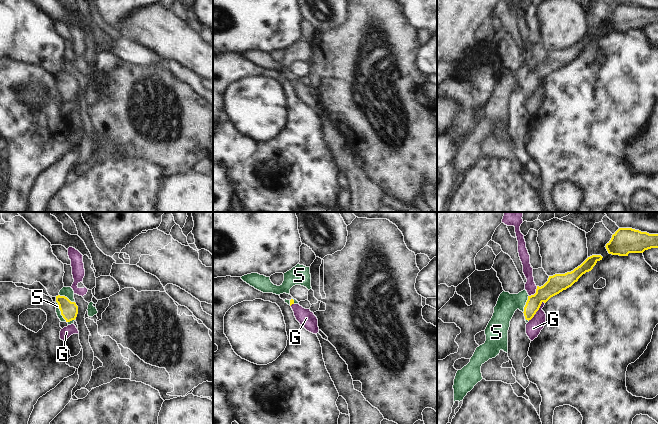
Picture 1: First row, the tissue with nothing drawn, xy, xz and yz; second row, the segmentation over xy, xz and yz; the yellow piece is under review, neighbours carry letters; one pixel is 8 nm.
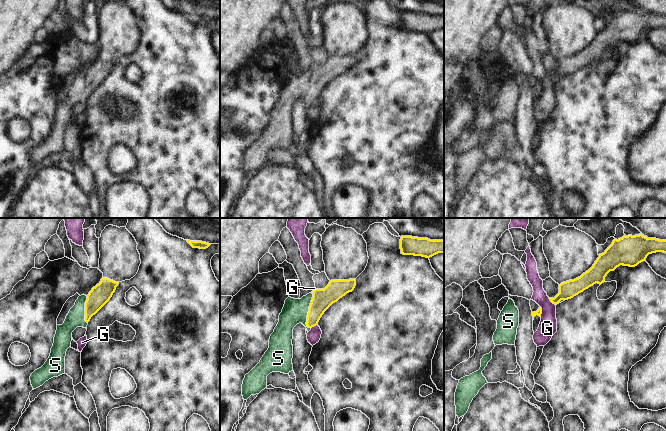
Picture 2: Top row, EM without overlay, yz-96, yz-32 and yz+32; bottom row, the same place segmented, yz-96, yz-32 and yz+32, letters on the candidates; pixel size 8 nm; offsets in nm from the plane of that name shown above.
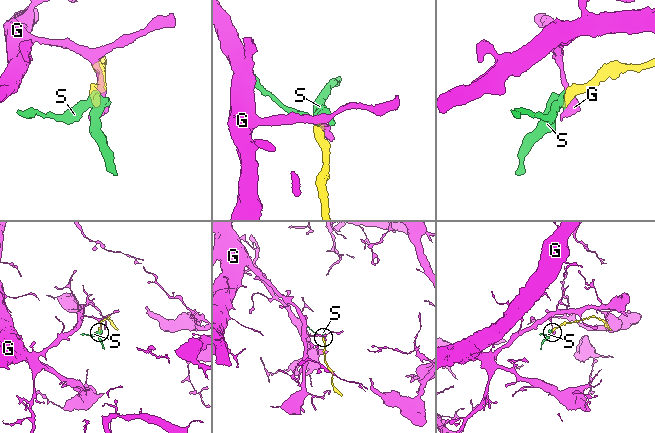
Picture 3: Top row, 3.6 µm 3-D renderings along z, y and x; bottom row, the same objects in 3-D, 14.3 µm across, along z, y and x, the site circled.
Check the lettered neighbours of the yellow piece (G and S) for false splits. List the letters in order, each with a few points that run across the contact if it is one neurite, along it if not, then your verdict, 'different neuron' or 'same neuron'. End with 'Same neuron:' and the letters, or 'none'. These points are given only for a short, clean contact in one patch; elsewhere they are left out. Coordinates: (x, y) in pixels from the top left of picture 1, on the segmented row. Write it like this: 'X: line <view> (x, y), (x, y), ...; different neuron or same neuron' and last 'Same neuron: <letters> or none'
G: line yz (543, 301), (536, 313), (528, 320); different neuron
S: line xy (69, 310), (61, 314), (58, 311); same neuron
Same neuron: S

